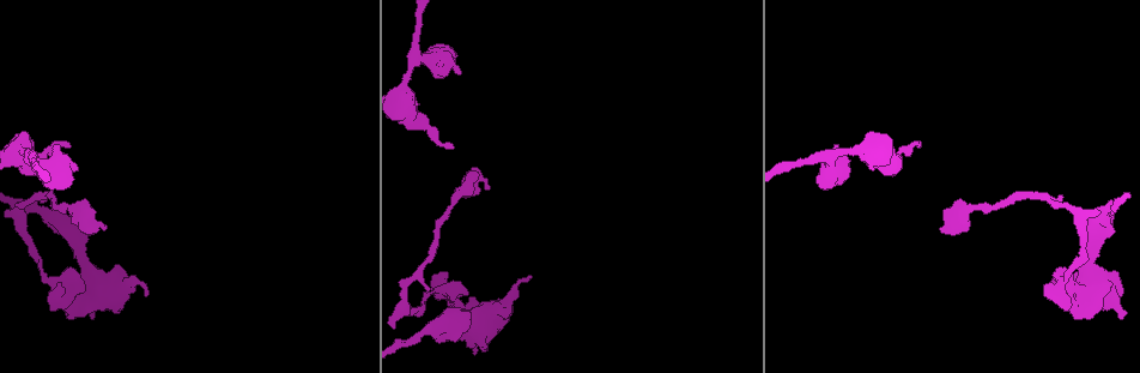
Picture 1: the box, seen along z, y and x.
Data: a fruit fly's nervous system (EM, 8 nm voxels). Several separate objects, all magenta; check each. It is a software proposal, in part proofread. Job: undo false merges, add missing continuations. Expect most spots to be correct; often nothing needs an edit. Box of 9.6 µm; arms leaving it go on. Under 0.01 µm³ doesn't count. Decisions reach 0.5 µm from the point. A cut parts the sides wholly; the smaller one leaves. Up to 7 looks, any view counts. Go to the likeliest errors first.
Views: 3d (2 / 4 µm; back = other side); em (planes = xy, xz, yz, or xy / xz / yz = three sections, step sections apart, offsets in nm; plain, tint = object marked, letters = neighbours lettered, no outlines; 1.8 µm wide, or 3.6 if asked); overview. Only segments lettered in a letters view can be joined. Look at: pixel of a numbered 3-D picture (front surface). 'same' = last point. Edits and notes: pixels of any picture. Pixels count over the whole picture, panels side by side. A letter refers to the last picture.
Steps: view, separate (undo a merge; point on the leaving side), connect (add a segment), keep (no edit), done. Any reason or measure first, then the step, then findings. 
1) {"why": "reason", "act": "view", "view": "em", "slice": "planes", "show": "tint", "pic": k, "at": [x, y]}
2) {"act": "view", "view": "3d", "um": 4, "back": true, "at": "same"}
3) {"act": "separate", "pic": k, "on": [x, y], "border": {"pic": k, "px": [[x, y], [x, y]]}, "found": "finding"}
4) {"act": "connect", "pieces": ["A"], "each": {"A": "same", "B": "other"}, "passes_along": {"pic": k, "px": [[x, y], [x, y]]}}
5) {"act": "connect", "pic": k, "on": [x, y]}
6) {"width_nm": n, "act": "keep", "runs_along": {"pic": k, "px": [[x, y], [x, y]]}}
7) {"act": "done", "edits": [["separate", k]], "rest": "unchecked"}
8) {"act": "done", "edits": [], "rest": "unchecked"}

{"why": "long arm stops here", "act": "view", "view": "3d", "um": 4, "back": true, "pic": 1, "at": [105, 227]}

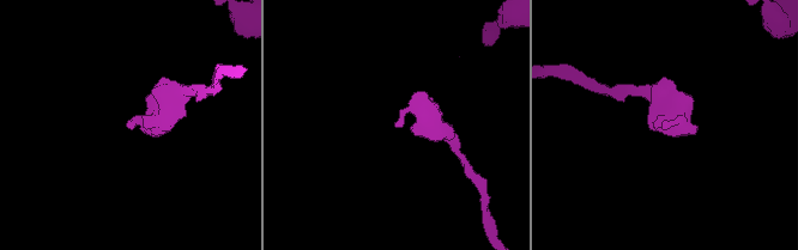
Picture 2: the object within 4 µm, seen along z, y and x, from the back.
{"why": "need the tissue", "act": "view", "view": "em", "slice": "planes", "show": "letters", "pic": 2, "at": [396, 124]}

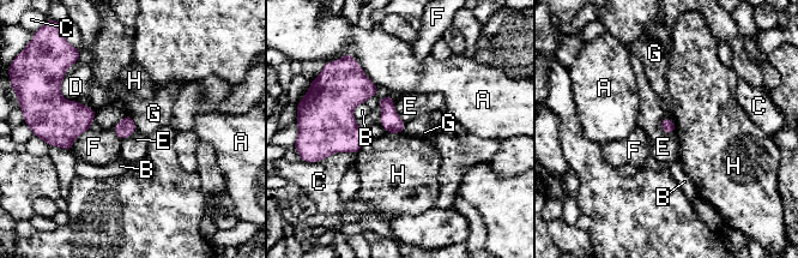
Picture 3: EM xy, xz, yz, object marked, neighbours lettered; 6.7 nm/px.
{"act": "keep", "each": {"A": "other", "B": "other", "C": "other", "D": "other", "E": "other", "F": "other", "G": "other", "H": "other"}, "border": {"pic": 3, "px": [[128, 114], [137, 130]]}, "found": "no lettered segment goes on from it"}

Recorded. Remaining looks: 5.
{"act": "view", "view": "em", "slice": "planes", "show": "letters", "pic": 1, "at": [452, 149]}

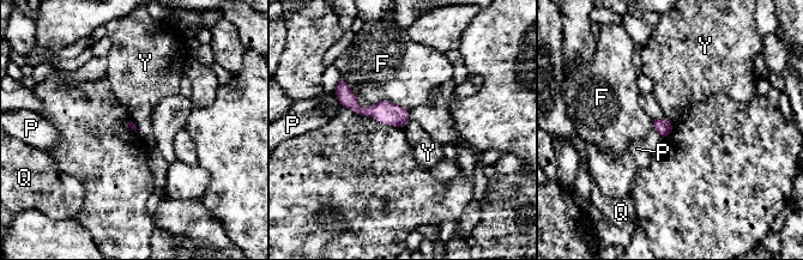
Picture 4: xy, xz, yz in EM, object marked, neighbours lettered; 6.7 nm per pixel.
{"act": "keep", "each": {"F": "other", "P": "other", "Q": "other", "Y": "other"}, "border": {"pic": 4, "px": [[665, 116], [672, 126]]}, "found": "none of them fits"}

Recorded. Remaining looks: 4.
{"act": "view", "view": "em", "slice": "planes", "show": "letters", "pic": 1, "at": [530, 276]}

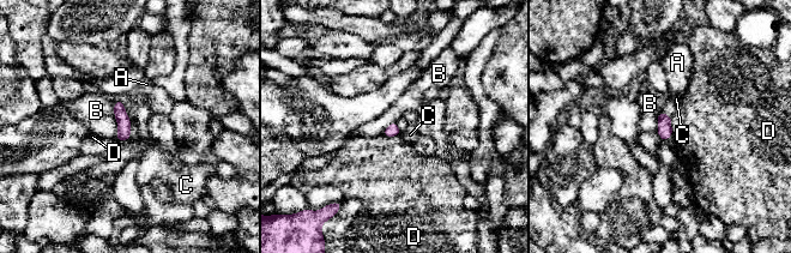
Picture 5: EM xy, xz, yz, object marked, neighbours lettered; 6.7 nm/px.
{"width_nm": 80, "act": "keep", "each": {"A": "other", "B": "other", "C": "other", "D": "other"}, "border": {"pic": 5, "px": [[122, 101], [124, 109], [130, 120]]}, "found": "none of them fits"}

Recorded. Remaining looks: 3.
{"act": "done", "edits": [], "rest": "unchecked"}

